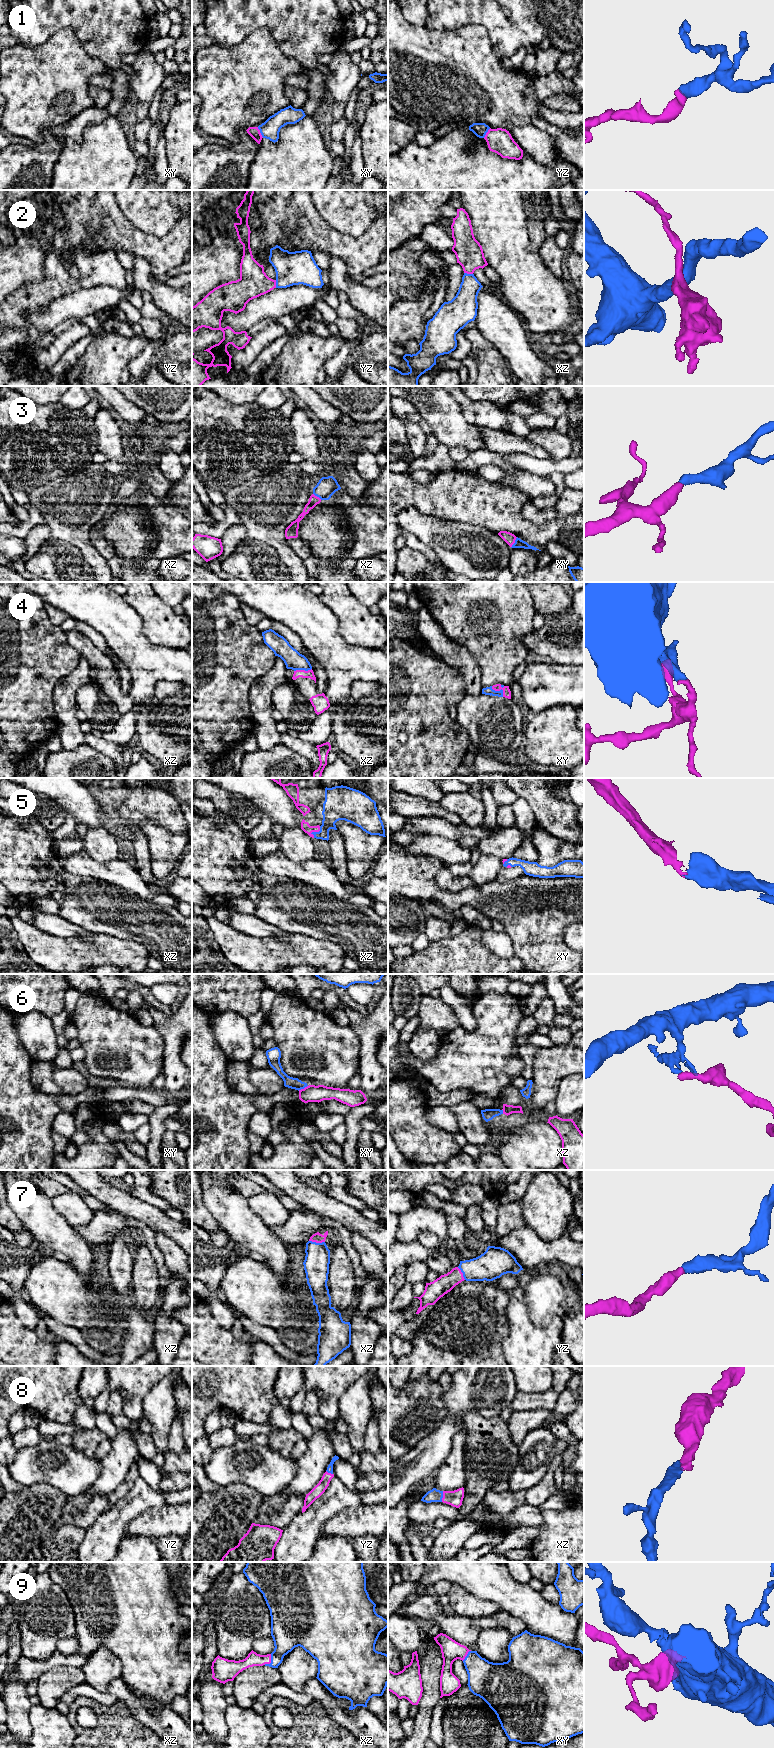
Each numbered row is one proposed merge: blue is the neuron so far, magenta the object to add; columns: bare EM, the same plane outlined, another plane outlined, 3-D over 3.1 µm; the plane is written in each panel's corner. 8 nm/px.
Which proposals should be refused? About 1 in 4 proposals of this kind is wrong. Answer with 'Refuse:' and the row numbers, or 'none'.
Refuse: 6

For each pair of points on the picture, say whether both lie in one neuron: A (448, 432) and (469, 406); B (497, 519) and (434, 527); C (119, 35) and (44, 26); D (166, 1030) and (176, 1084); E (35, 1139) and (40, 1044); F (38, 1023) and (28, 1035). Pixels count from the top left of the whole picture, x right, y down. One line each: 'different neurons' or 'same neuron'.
A: different neurons
B: different neurons
C: same neuron
D: same neuron
E: different neurons
F: same neuron

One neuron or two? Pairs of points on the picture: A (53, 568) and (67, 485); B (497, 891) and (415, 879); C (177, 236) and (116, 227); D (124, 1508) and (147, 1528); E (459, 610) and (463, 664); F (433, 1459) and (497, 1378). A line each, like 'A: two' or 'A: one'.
A: two
B: one
C: one
D: two
E: two
F: one

